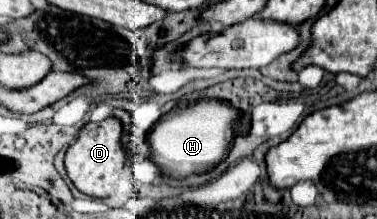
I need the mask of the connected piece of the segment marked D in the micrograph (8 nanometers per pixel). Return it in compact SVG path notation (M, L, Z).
M109 117L99 123L85 123L79 137L69 145L65 155L65 169L75 187L91 197L111 195L111 185L121 177L127 163L127 147L123 143L123 123L117 117Z

